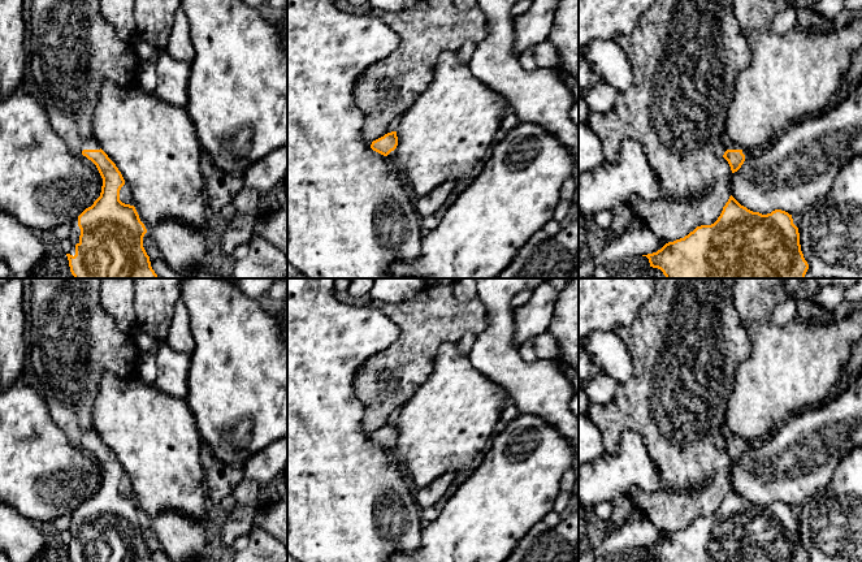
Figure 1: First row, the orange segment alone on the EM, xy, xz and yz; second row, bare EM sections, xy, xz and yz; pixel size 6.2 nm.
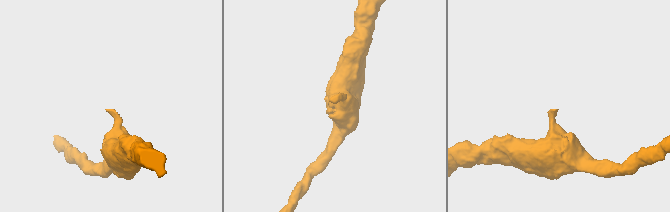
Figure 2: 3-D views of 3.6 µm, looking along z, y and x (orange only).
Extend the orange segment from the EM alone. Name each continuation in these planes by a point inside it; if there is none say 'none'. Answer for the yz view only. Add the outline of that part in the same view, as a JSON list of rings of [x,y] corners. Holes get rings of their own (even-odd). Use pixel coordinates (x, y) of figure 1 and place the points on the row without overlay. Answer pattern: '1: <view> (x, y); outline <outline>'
1: yz (719, 439); outline [[[720,431],[714,432],[714,444],[715,444],[718,448],[723,449],[724,444],[725,444],[727,441],[741,441],[742,445],[745,446],[745,450],[748,450],[748,448],[749,448],[749,444],[748,444],[742,437],[737,437],[737,436],[725,437],[725,436],[723,435],[723,432],[720,432]]]

